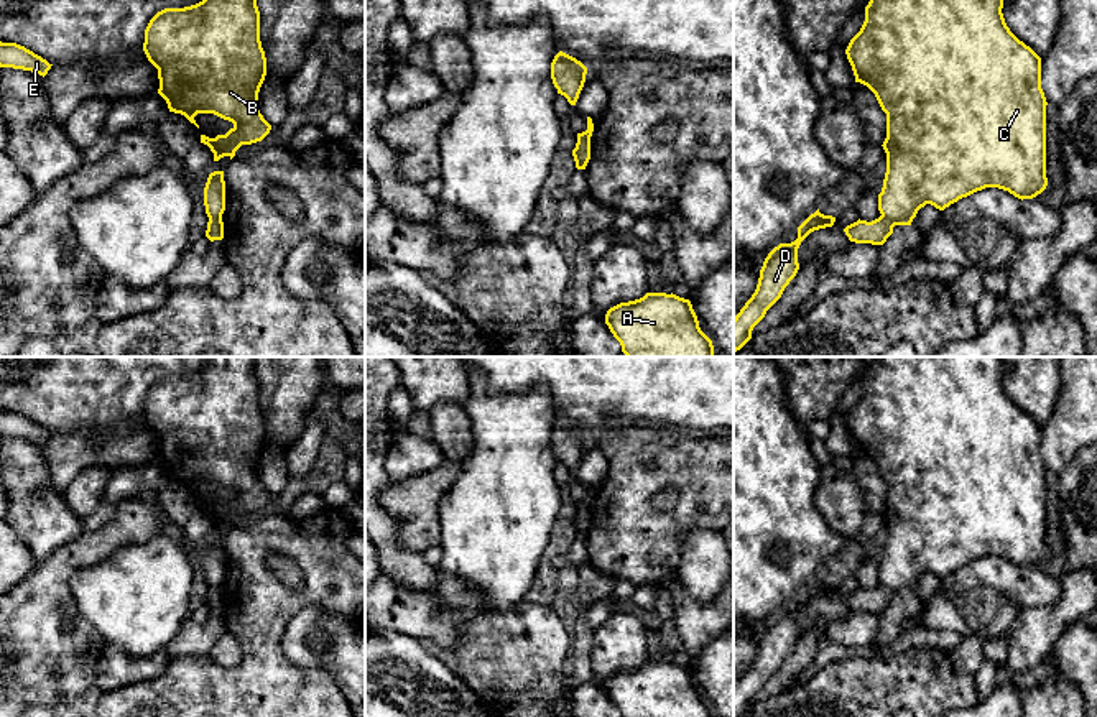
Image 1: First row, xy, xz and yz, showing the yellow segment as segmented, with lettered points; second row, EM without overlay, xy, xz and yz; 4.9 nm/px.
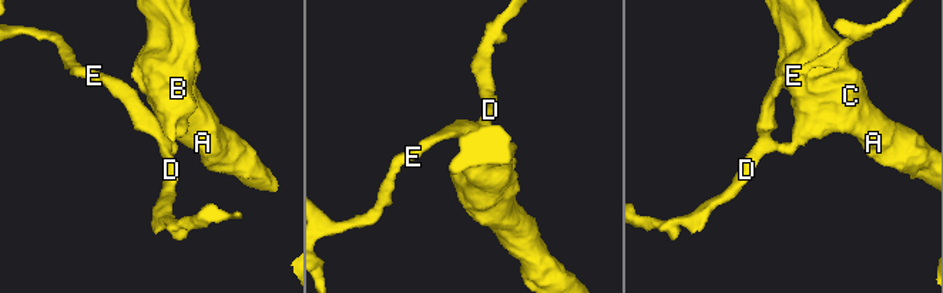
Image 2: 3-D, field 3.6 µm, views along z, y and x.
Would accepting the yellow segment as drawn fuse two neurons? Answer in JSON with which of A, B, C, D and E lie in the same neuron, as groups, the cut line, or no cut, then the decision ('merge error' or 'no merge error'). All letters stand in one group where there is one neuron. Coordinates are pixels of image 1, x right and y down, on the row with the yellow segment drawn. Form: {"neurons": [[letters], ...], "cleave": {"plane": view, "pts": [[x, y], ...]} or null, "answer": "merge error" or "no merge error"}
{"neurons": [["A", "B", "C"], ["D", "E"]], "cleave": {"plane": "yz", "pts": [[882, 214], [895, 224]]}, "answer": "merge error"}

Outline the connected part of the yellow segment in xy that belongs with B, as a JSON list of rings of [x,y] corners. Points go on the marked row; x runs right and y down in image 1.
[[[202,0],[184,8],[158,12],[145,30],[143,51],[158,69],[158,94],[169,112],[184,115],[197,128],[197,113],[214,113],[234,123],[225,135],[201,143],[214,153],[214,161],[230,160],[242,145],[262,141],[271,125],[258,110],[258,92],[266,76],[266,58],[260,41],[257,0]]]

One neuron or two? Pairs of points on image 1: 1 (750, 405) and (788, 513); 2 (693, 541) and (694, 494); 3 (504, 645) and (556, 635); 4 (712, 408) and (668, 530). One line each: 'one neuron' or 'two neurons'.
1: one neuron
2: two neurons
3: one neuron
4: two neurons

